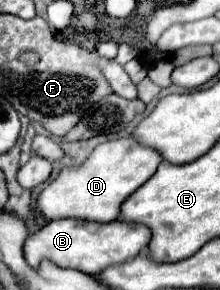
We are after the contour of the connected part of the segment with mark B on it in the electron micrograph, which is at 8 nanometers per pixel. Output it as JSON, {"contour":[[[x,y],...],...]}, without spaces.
{"contour":[[[74,218],[52,220],[40,230],[32,232],[24,242],[24,258],[30,268],[38,268],[42,260],[48,260],[60,268],[74,268],[84,274],[98,274],[104,266],[126,262],[138,256],[150,242],[150,230],[140,224],[128,224],[122,220],[100,222],[80,222]]]}

